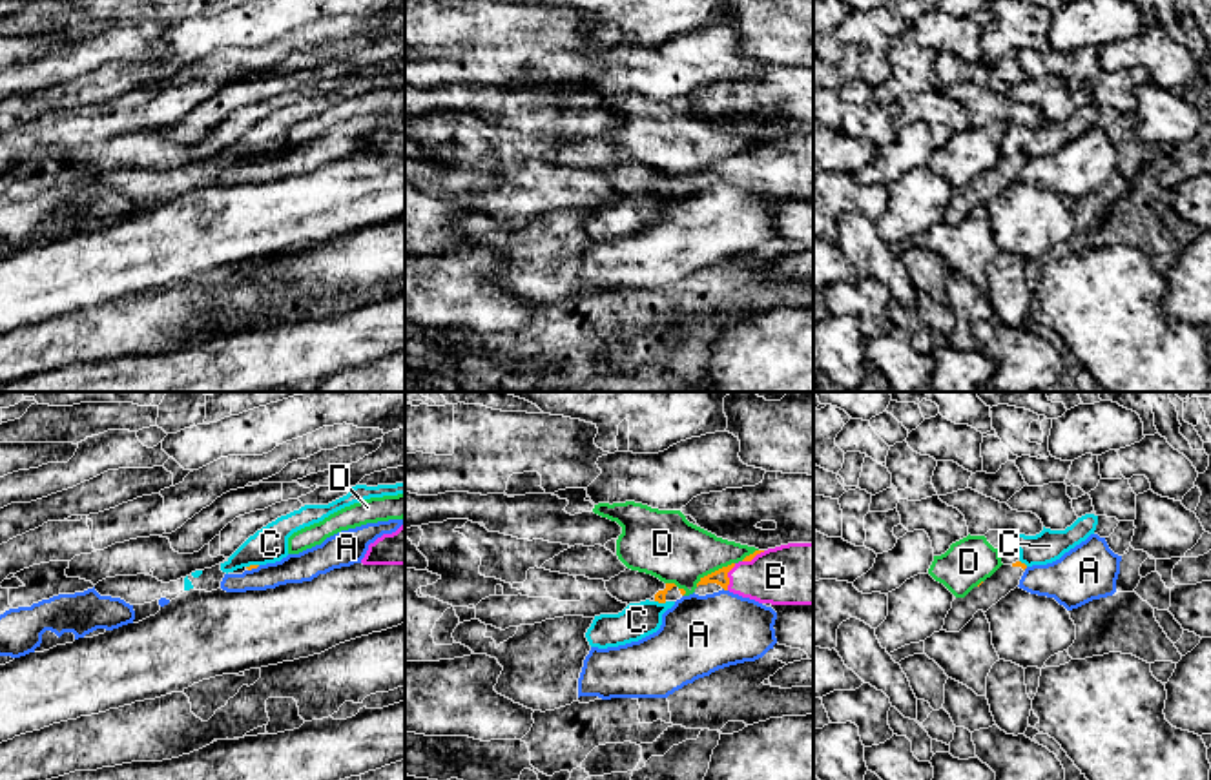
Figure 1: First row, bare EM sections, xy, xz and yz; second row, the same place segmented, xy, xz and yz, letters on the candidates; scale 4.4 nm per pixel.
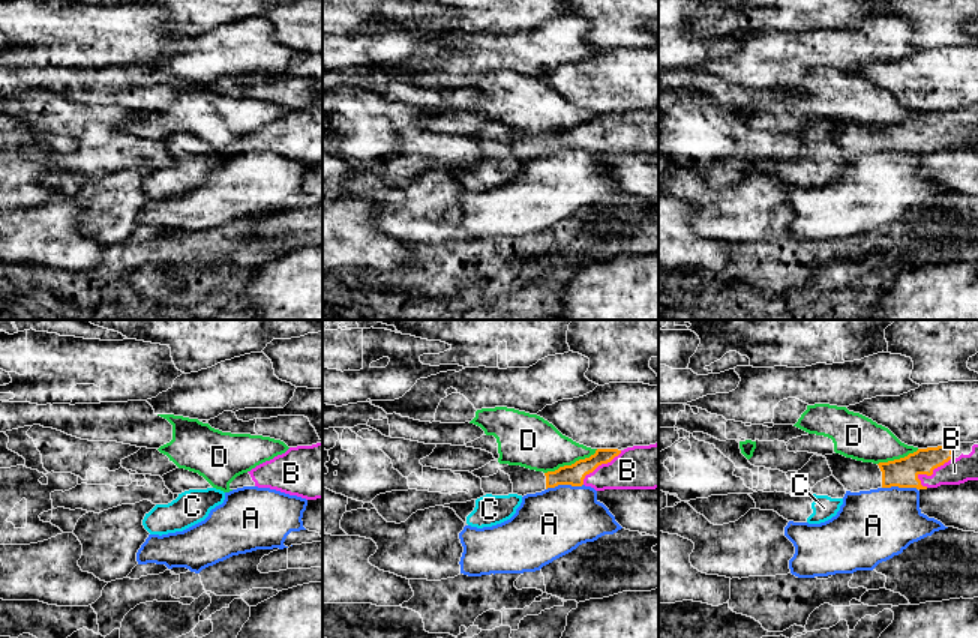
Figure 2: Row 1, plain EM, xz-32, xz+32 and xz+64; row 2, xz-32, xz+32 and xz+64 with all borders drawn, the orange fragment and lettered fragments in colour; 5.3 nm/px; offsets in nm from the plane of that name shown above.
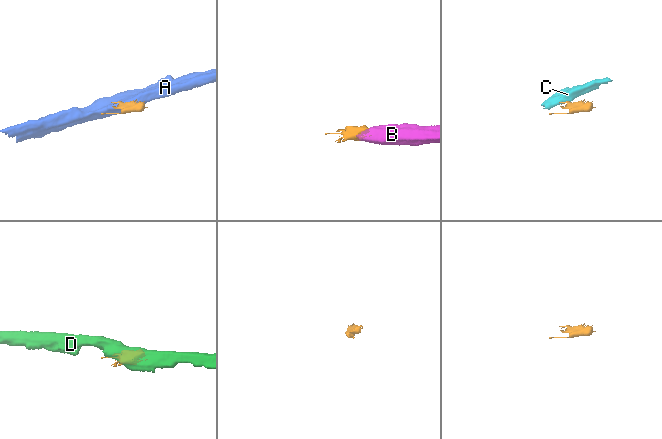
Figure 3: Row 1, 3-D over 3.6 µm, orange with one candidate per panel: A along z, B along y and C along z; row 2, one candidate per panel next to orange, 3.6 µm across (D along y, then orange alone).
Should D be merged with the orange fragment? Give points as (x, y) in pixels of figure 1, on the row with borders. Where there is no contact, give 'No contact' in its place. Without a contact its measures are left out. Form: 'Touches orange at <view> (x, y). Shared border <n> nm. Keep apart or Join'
Touches orange at xz (715, 571). Shared border 200 nm. Keep apart

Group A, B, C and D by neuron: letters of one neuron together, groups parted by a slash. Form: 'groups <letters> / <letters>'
groups A / B / C / D

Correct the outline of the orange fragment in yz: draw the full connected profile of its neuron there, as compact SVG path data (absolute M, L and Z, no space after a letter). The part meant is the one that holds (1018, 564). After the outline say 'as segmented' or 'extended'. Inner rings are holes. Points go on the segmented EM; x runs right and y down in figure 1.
M1021 561L1001 565L990 578L974 587L965 598L956 598L945 618L943 631L959 632L978 611L987 612L1020 585L1025 569L1027 565Z; extended

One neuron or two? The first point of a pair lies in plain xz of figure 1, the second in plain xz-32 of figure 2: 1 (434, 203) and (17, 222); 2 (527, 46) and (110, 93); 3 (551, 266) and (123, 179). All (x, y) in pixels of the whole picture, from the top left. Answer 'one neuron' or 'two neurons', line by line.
1: two neurons
2: two neurons
3: one neuron

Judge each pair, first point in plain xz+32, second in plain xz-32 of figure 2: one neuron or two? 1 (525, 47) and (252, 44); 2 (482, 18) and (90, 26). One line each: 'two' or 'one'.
1: one
2: two

